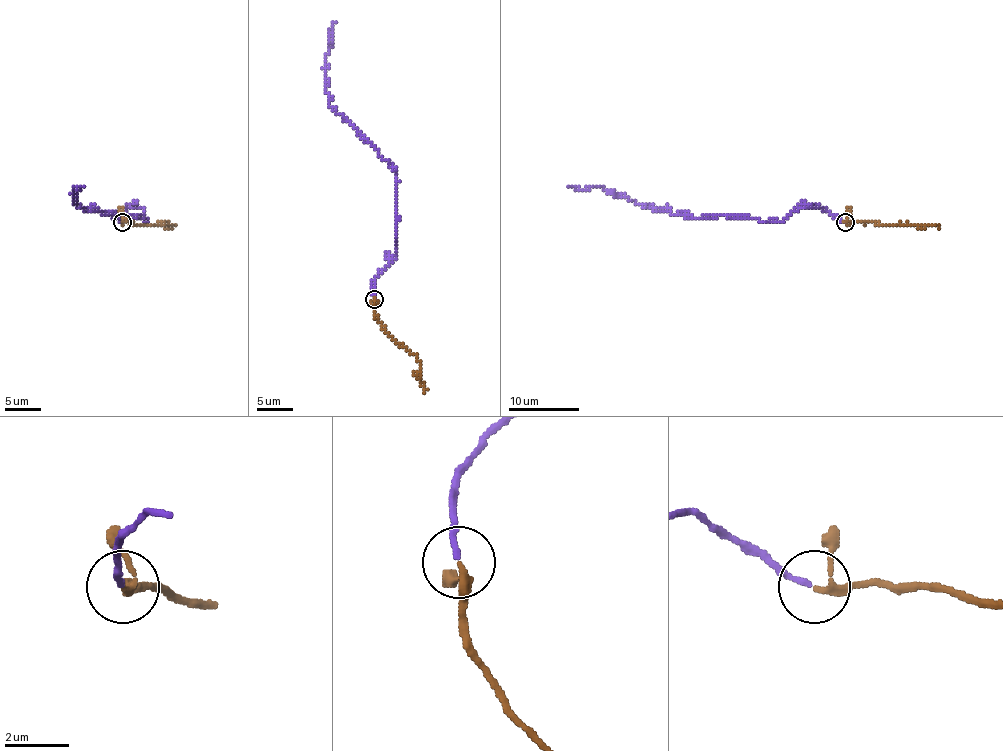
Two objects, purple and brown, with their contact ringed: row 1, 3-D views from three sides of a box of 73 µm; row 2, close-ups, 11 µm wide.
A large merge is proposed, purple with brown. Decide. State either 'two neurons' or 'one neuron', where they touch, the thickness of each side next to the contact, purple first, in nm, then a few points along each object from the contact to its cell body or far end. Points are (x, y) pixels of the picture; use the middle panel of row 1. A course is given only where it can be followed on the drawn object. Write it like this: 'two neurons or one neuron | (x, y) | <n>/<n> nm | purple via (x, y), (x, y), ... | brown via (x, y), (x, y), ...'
one neuron | (374, 299) | 180/180 nm | purple via (374, 298), (375, 275), (393, 256), (395, 249), (397, 171), (329, 104), (324, 60), (329, 51), (335, 21) | brown via (374, 298), (375, 320), (420, 362), (420, 381), (425, 392)

